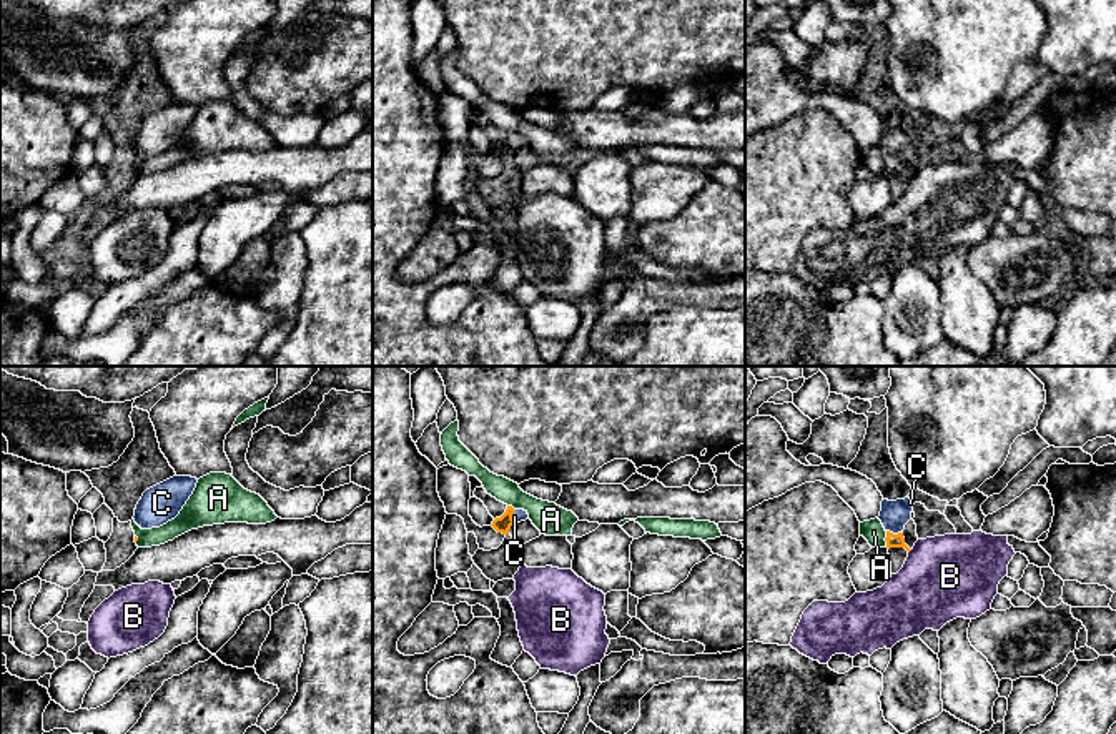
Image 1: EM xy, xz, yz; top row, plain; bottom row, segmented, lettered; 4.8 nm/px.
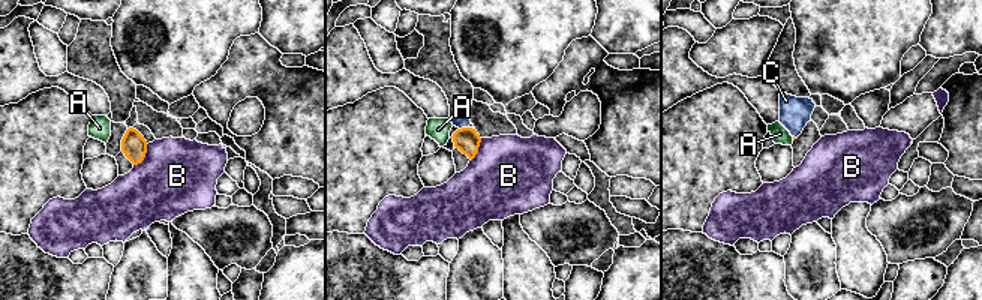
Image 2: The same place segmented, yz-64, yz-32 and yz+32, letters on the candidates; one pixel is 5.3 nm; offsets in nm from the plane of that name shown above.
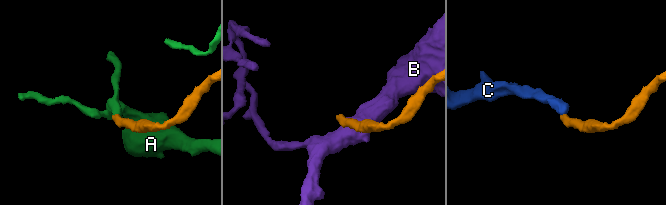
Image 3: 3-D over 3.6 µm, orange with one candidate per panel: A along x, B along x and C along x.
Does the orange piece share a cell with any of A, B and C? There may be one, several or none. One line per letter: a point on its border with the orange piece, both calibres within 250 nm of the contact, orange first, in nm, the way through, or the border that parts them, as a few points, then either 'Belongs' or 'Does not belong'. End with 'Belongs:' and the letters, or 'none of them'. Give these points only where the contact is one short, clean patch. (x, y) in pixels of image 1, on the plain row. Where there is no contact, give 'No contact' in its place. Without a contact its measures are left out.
A: Touches orange at yz (885, 165). Thickness 70 nm (orange) against 110 nm. Does not belong
B: No contact. Does not belong
C: Touches orange at yz (895, 162). Thickness 70 nm (orange) against 140 nm. Path across: yz (892, 167), (895, 162), (893, 142). Belongs
Belongs: C

